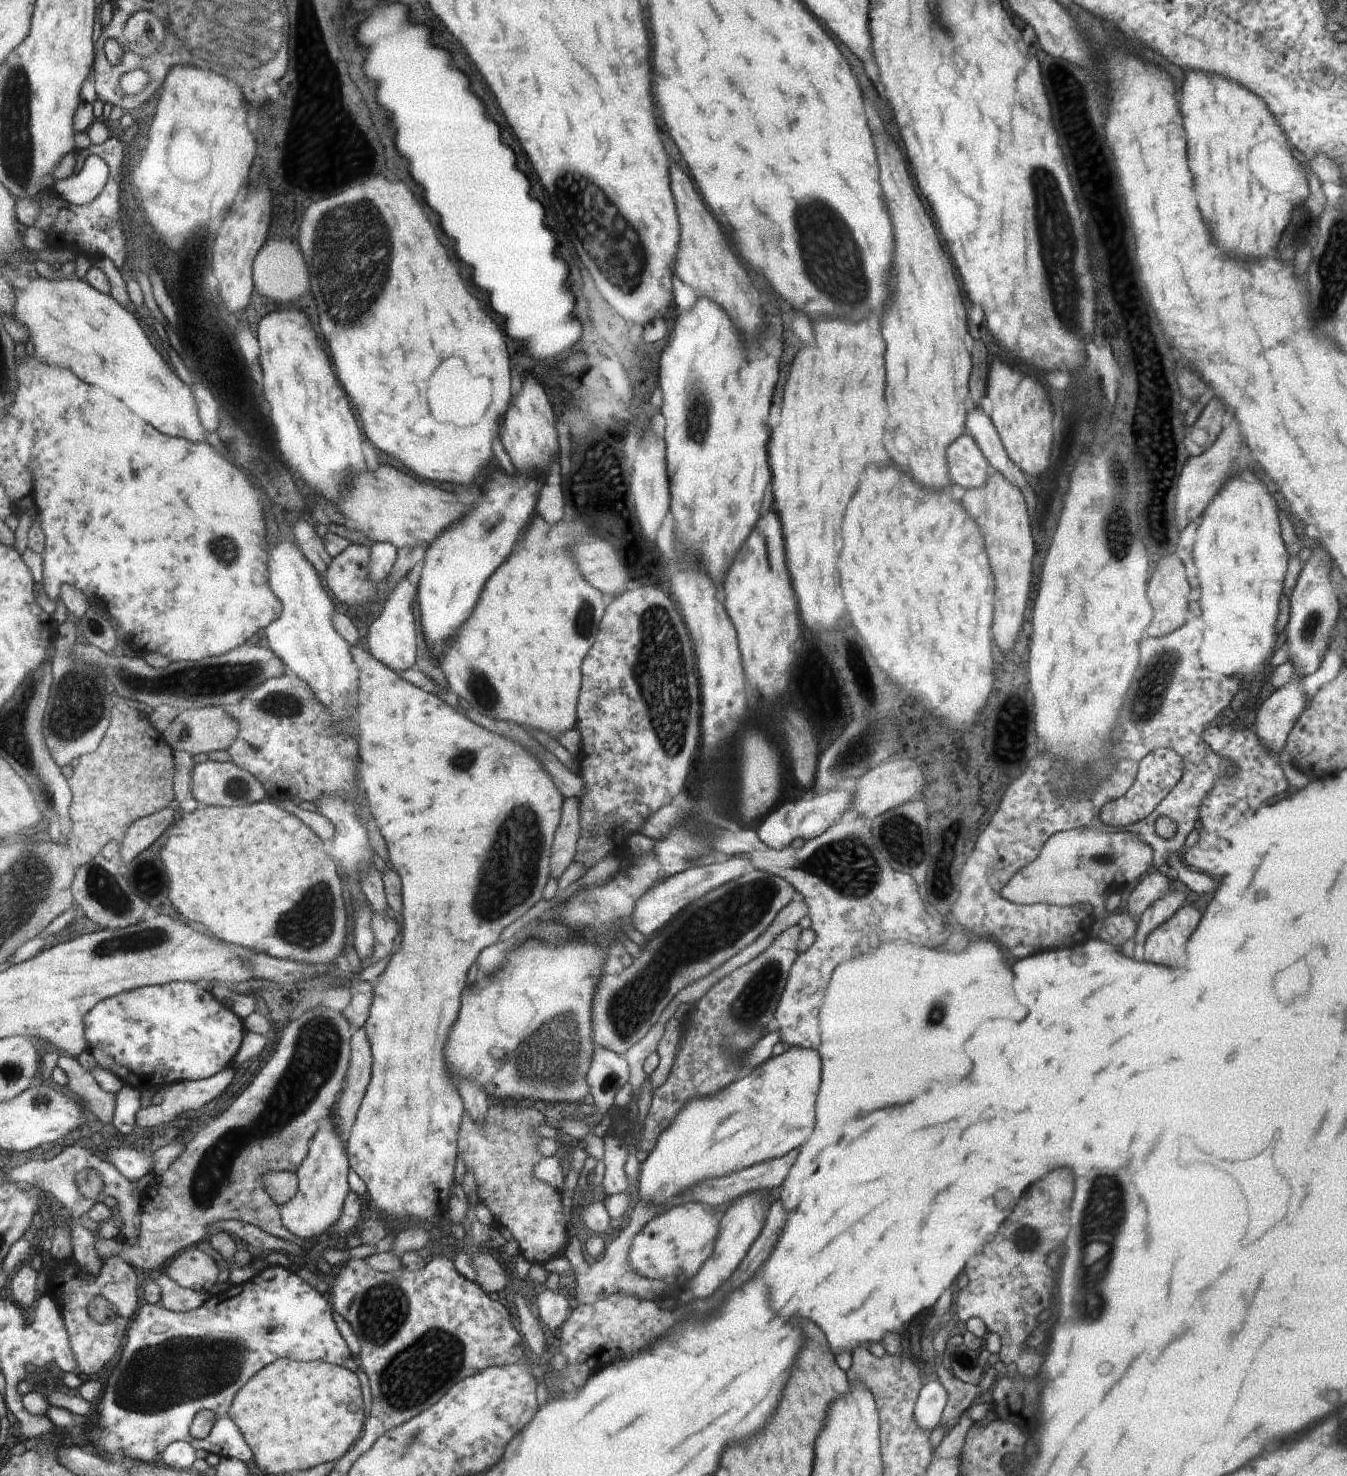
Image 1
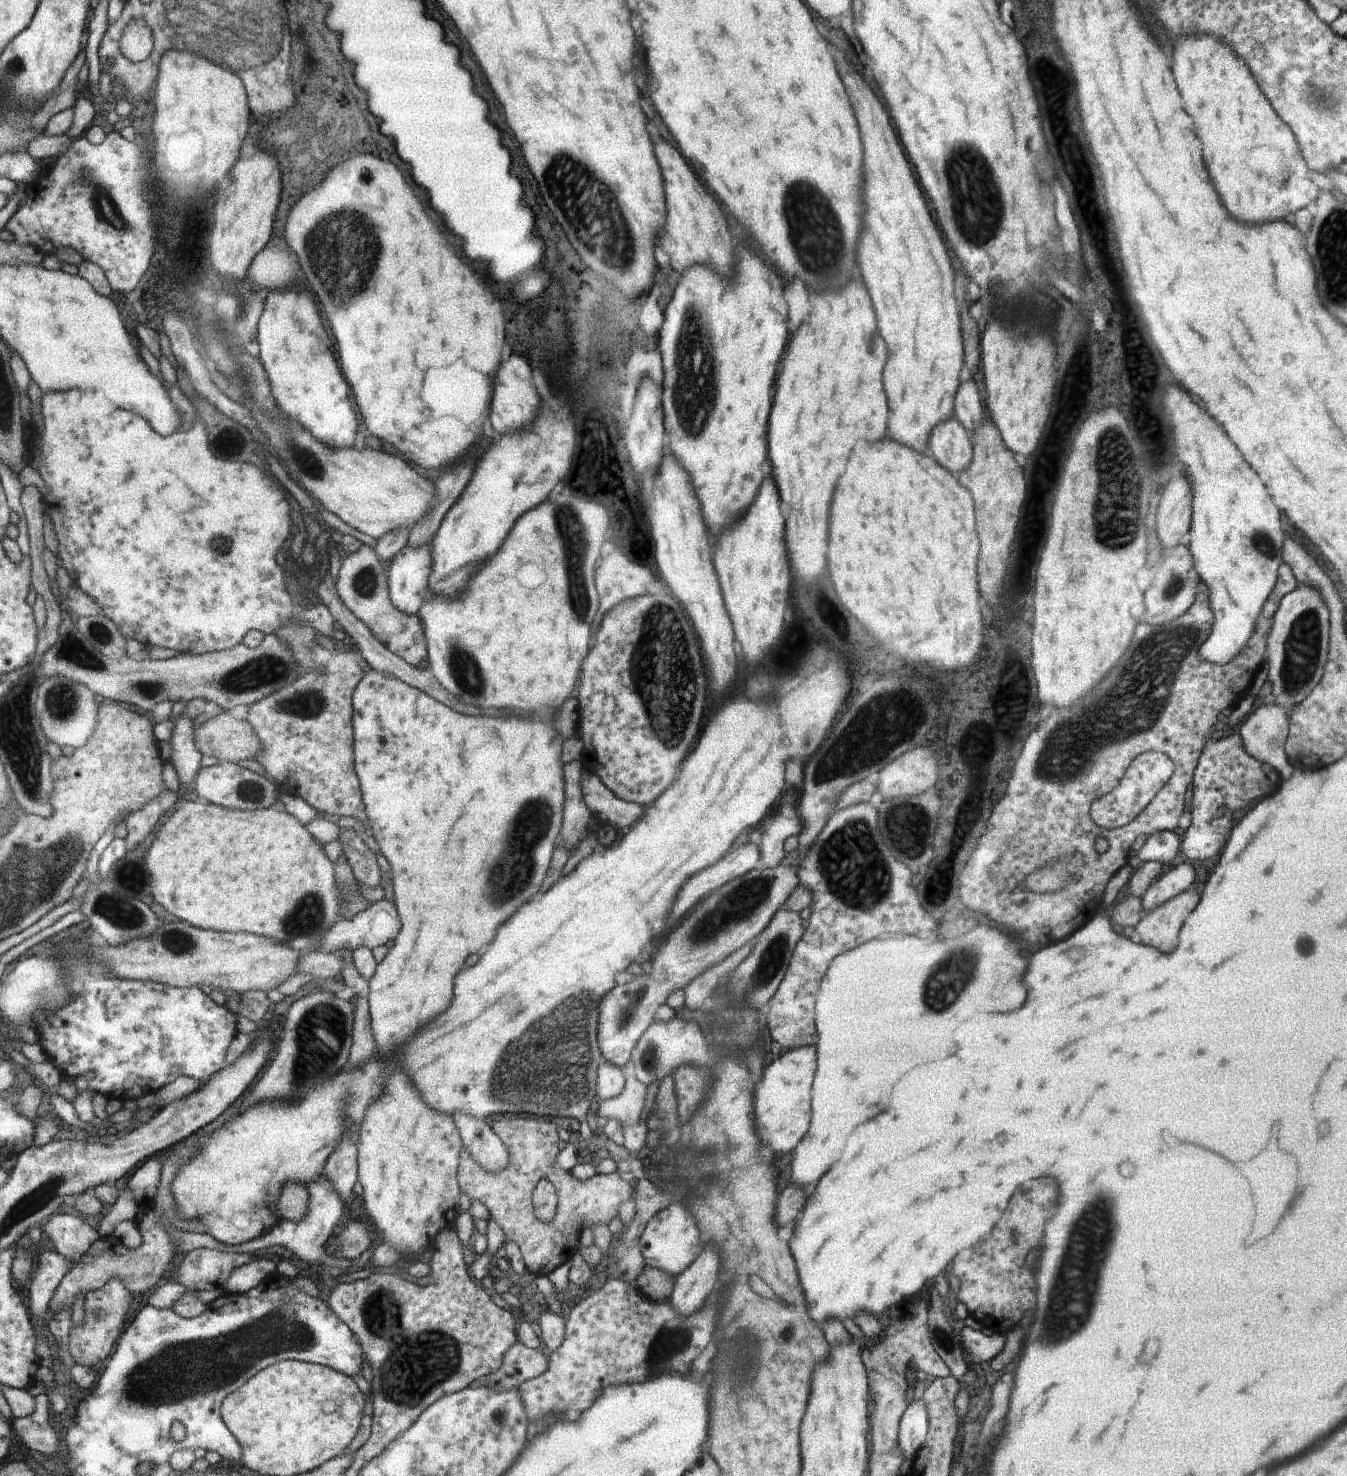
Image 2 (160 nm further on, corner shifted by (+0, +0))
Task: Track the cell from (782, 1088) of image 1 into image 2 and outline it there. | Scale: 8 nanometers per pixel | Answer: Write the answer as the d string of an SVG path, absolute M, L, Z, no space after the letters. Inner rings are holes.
M817 1045L803 1046L786 1052L782 1057L774 1057L763 1070L758 1083L757 1100L755 1101L755 1123L761 1141L771 1146L774 1151L789 1153L797 1148L802 1137L809 1132L812 1124L812 1088L817 1072Z

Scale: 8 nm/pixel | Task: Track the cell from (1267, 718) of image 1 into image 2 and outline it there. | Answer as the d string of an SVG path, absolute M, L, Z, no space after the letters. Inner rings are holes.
M1271 702L1256 708L1254 712L1250 712L1250 716L1240 723L1237 732L1242 738L1243 748L1246 752L1256 760L1265 762L1267 765L1277 770L1280 778L1287 779L1293 773L1293 766L1288 762L1284 750L1289 731L1289 714L1291 710L1286 707L1279 707Z

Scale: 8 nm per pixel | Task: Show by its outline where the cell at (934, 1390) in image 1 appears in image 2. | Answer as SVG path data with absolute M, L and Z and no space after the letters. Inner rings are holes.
M918 1399L906 1409L905 1416L901 1418L900 1422L897 1441L904 1458L915 1456L925 1441L928 1427L929 1416L926 1405L921 1399Z

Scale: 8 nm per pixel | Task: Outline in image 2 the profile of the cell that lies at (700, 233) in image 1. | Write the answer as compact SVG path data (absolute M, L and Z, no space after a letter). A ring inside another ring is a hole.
M660 140L654 142L654 146L658 146L658 162L662 162L662 178L666 178L666 222L658 236L660 246L670 258L670 269L682 274L694 265L706 265L712 268L718 266L722 274L730 274L734 268L732 238L718 202L696 180L690 166L672 144Z

